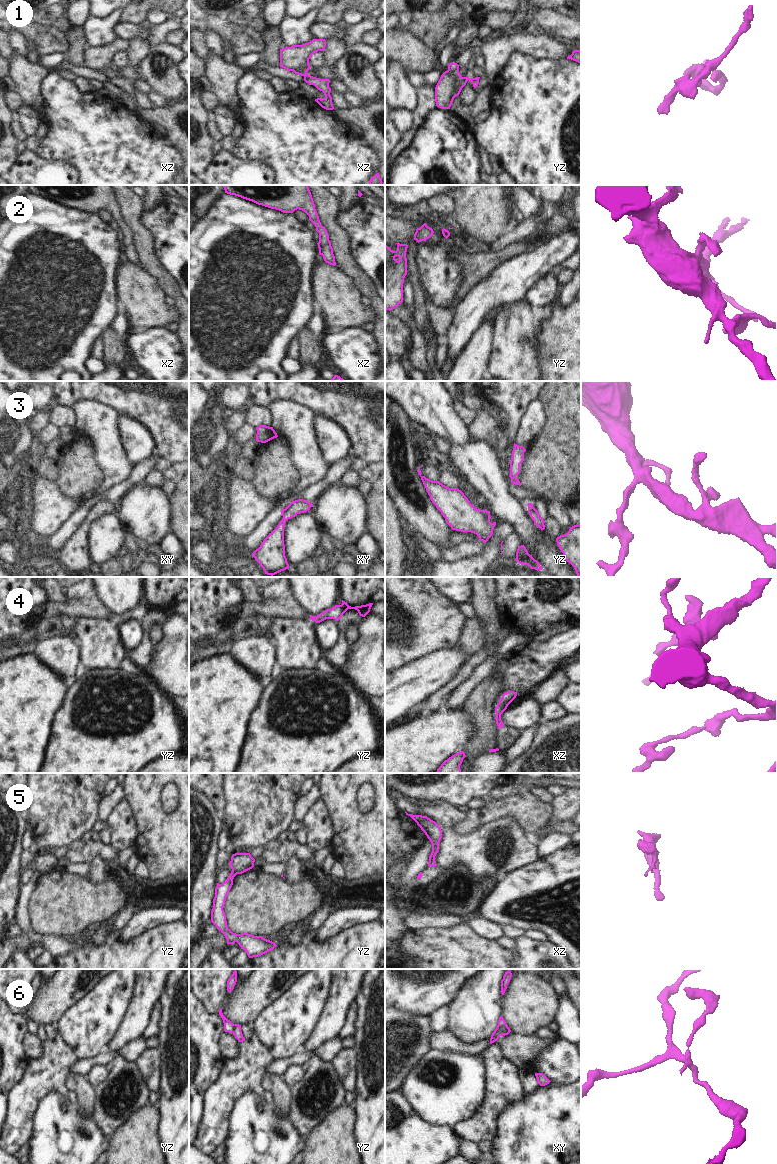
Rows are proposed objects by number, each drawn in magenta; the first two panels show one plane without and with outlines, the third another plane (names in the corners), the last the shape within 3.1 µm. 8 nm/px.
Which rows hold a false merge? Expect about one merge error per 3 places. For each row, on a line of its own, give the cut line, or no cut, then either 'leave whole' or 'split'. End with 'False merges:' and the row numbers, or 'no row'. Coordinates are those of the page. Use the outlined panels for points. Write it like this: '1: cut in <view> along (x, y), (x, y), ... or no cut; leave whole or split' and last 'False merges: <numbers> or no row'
1: no cut; leave whole
2: no cut; leave whole
3: no cut; leave whole
4: no cut; leave whole
5: cut in yz along (232, 870), (237, 873); split
6: cut in yz along (235, 1024), (232, 1032); split
False merges: 5, 6

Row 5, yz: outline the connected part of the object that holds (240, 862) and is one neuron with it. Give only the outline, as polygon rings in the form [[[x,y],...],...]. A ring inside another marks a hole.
[[[235,853],[231,856],[229,863],[232,871],[242,874],[254,867],[255,859],[250,853]]]

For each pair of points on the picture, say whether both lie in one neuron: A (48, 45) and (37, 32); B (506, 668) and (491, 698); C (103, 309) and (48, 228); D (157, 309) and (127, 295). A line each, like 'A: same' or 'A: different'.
A: same
B: different
C: same
D: same

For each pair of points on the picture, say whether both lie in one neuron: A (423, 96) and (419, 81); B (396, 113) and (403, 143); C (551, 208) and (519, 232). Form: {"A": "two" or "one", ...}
{"A": "two", "B": "two", "C": "one"}

